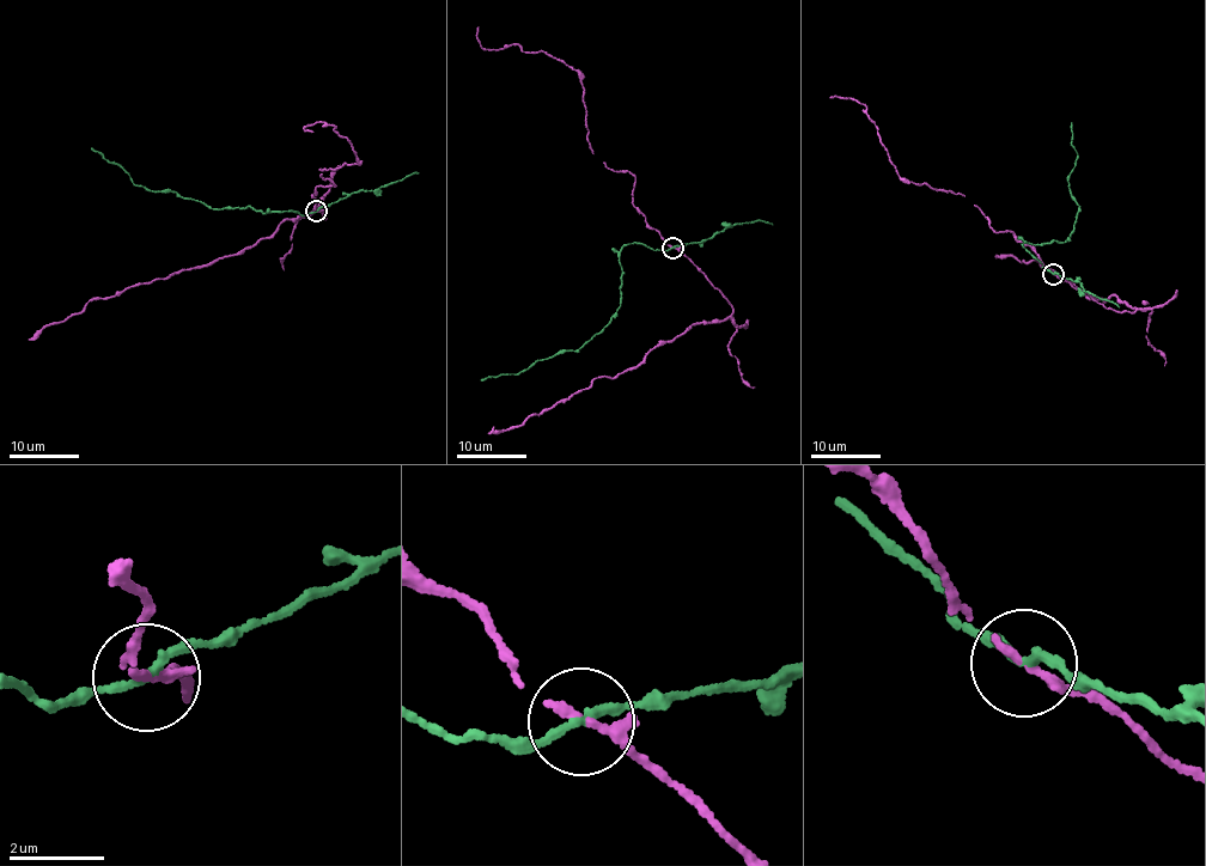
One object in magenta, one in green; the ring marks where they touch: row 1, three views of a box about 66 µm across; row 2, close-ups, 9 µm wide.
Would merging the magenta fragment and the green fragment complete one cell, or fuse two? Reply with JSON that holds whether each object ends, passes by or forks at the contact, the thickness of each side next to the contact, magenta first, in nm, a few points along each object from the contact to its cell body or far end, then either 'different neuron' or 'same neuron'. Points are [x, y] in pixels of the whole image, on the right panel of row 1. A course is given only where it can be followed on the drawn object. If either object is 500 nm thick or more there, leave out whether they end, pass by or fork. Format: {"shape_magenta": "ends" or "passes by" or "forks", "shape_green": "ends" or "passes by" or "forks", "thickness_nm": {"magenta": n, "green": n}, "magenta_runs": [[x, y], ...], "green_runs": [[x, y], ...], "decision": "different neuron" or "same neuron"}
{"shape_magenta": "ends", "shape_green": "passes by", "thickness_nm": {"magenta": 240, "green": 160}, "magenta_runs": [[1054, 274], [1107, 309], [1136, 312], [1113, 293], [1106, 300], [1082, 293], [1035, 260], [996, 256]], "green_runs": [[1053, 273], [1023, 244], [1064, 242], [1072, 231], [1078, 208], [1070, 195], [1077, 157], [1071, 122]], "decision": "different neuron"}

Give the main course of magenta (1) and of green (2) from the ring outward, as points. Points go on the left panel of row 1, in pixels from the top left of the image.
1: (317, 211), (326, 219), (318, 209), (280, 221), (270, 236), (230, 255), (89, 302), (29, 341)
2: (316, 211), (304, 215), (267, 214), (247, 206), (207, 207), (177, 194), (136, 185), (91, 148)

